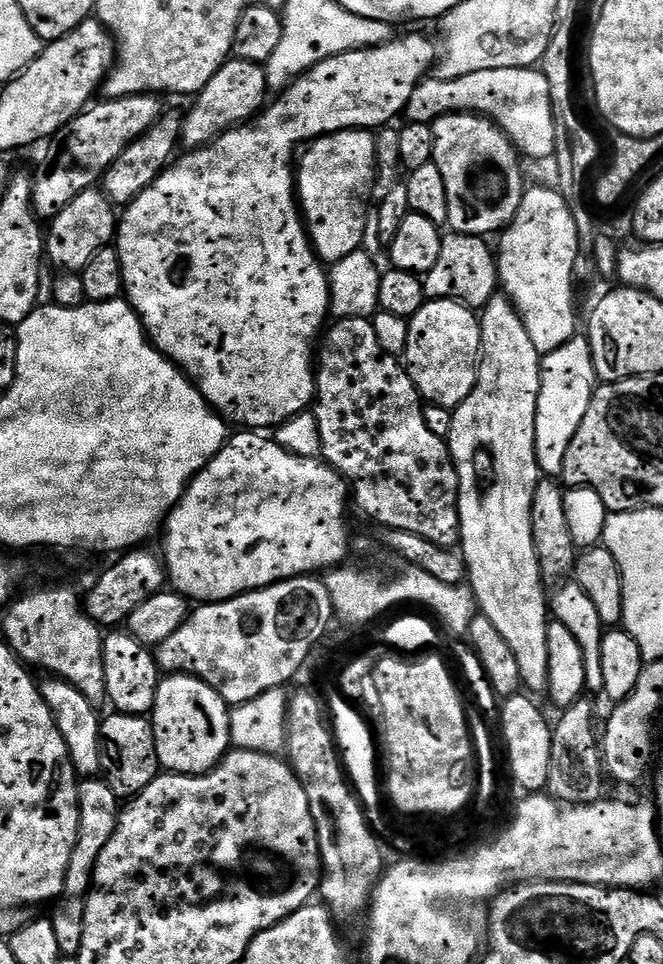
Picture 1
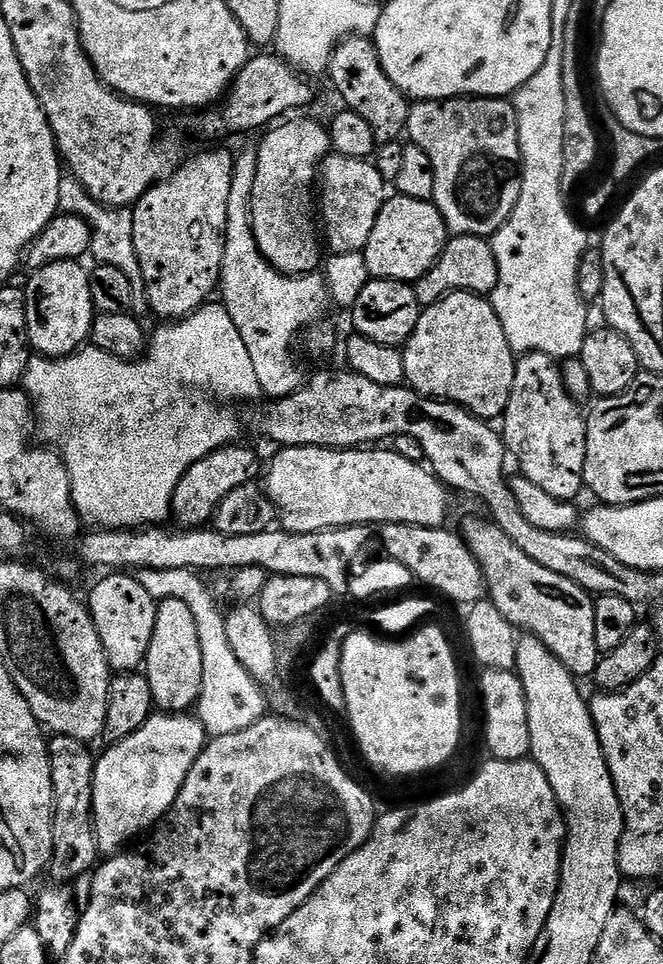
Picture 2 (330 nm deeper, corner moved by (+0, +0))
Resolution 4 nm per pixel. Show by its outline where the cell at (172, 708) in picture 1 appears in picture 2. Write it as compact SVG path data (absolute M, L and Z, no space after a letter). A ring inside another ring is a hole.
M164 598L157 603L154 638L150 638L150 650L144 659L142 672L150 682L153 705L161 713L184 714L195 709L202 690L202 642L198 642L198 626L194 622L194 614L190 614L190 606L186 606L186 602Z

